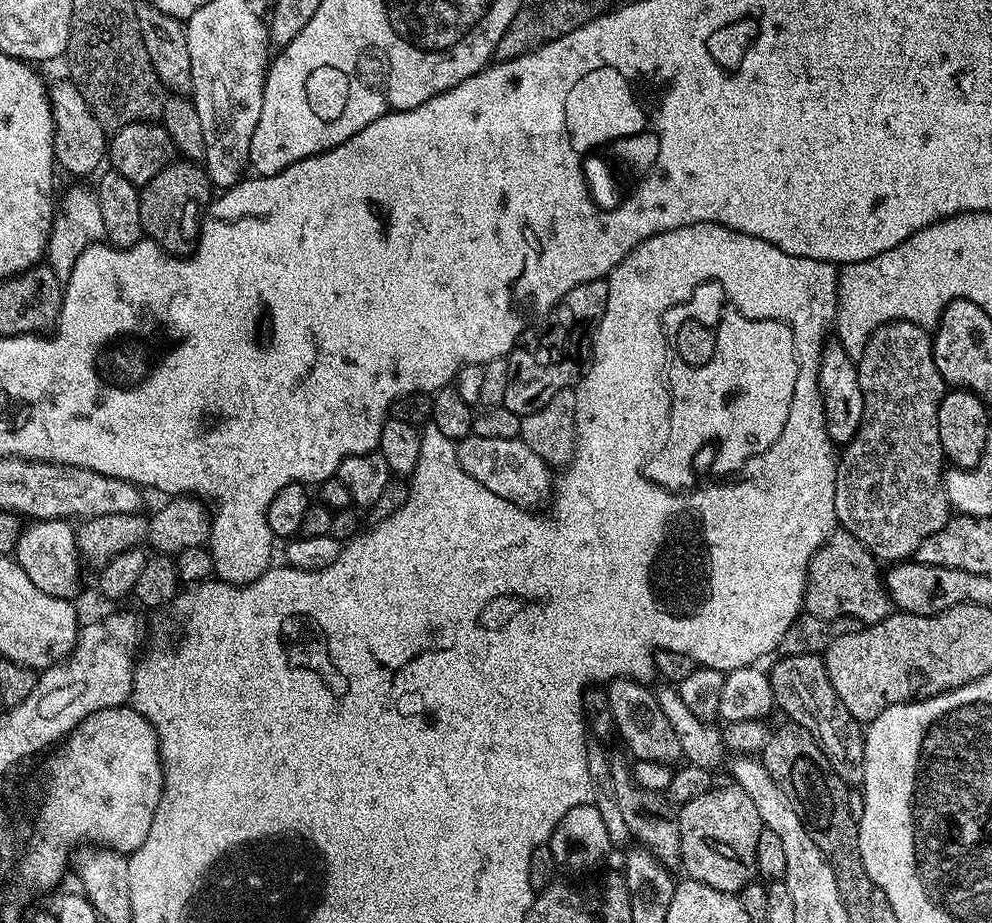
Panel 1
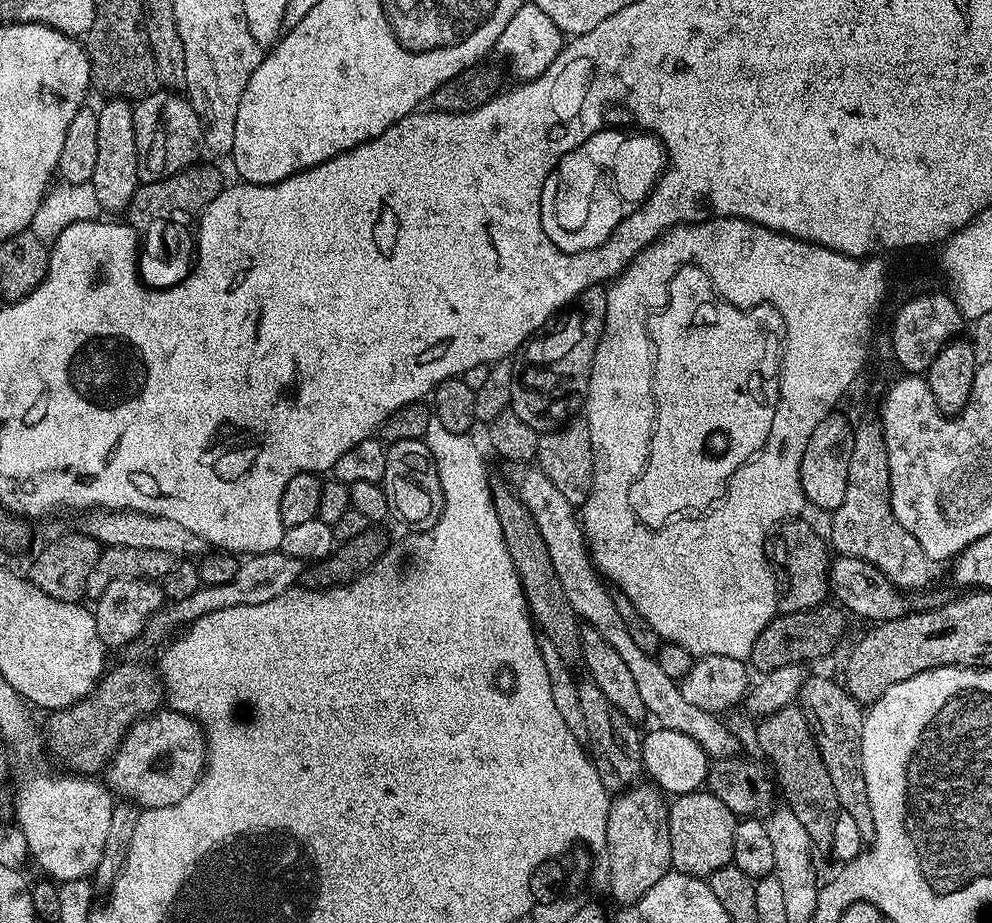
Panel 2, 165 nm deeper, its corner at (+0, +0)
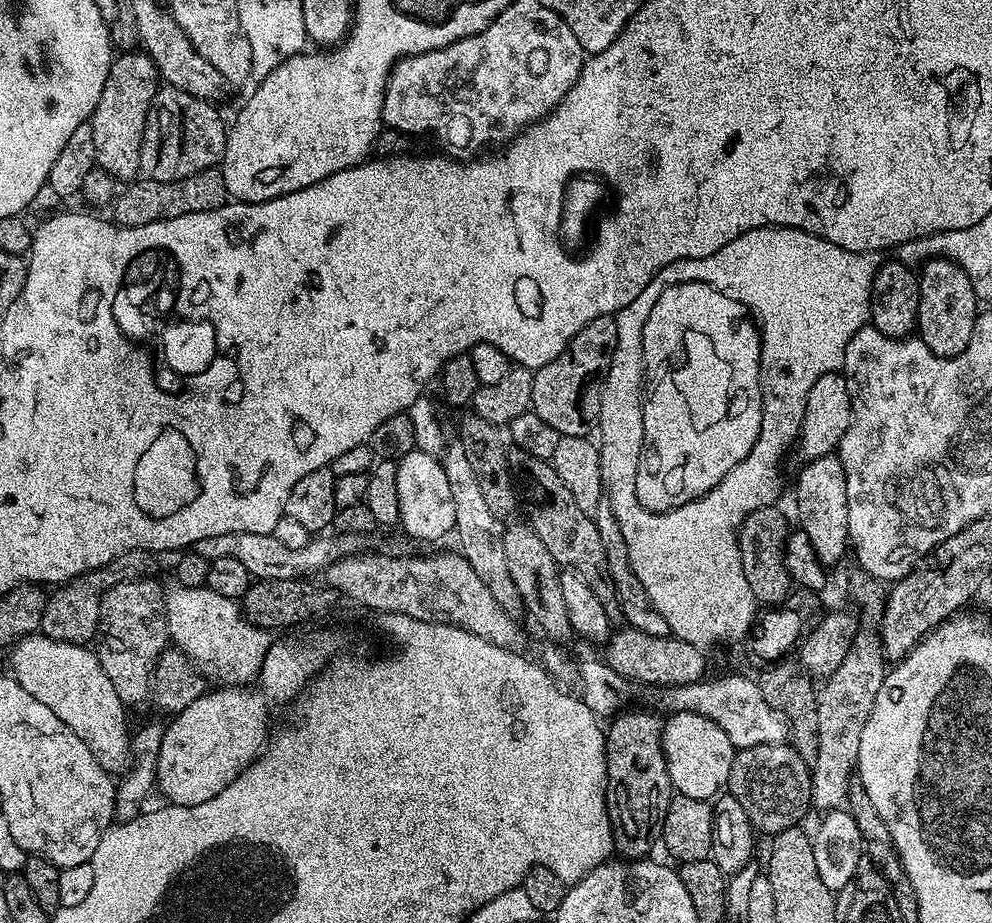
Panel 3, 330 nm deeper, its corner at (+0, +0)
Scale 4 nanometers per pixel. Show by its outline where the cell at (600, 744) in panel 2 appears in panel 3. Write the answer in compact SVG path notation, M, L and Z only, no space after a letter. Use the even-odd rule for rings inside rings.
M527 523L512 524L503 529L501 538L506 558L509 562L509 572L524 603L524 611L549 636L549 641L557 645L567 645L568 639L573 639L574 633L570 626L570 618L566 614L566 602L562 599L560 585L561 569L550 558L550 550L542 546L542 538L534 534L534 530Z

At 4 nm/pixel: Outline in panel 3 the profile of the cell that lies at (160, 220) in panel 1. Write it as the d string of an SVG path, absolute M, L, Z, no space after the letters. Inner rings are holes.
M219 167L207 168L198 174L190 174L174 182L154 182L147 178L137 179L129 183L120 197L115 197L116 205L110 213L115 223L124 228L130 226L146 226L146 222L158 222L178 218L189 210L214 210L221 208L229 199L228 187L224 181L224 173Z

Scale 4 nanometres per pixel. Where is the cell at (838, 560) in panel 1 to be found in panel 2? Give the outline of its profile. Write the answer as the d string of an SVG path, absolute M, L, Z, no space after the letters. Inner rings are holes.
M804 518L786 520L775 529L774 539L770 544L770 556L777 565L784 564L784 572L788 575L788 589L785 587L782 592L784 612L806 612L829 599L830 555L828 556L827 551L829 552L829 549L826 547L825 537L823 540Z

